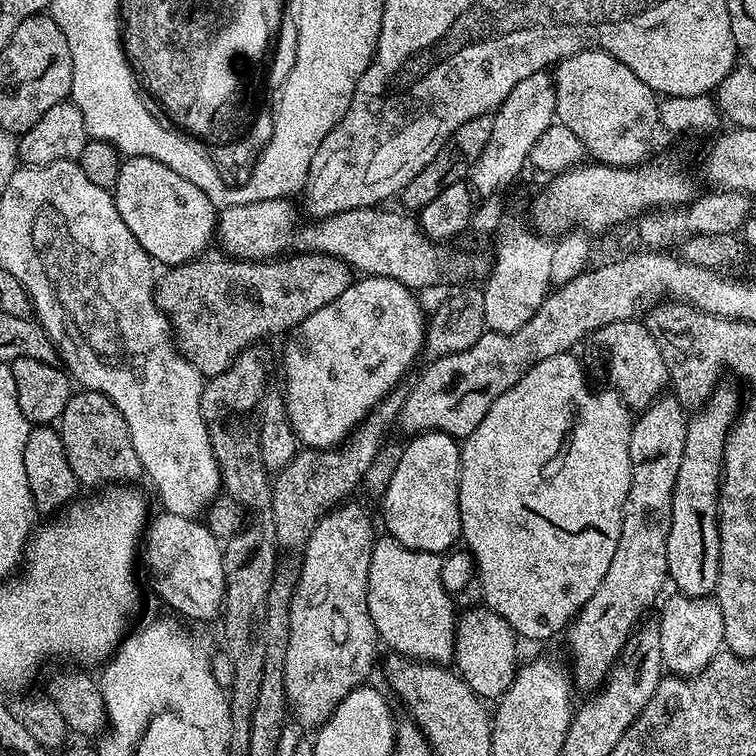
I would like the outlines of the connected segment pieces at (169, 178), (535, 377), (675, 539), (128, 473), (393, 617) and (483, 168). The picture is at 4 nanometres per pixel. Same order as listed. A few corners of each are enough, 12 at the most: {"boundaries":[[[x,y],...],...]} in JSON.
{"boundaries":[[[129,156],[118,214],[157,265],[203,257],[218,219],[194,182]],[[572,352],[460,449],[460,530],[517,637],[598,590],[633,413]],[[724,382],[688,421],[668,580],[711,597],[720,573],[724,444],[741,411]],[[73,391],[58,431],[81,485],[141,479],[126,418]],[[372,545],[368,605],[396,654],[448,666],[457,609],[443,559]],[[522,78],[492,116],[470,173],[477,197],[503,193],[556,120],[556,81]]]}

